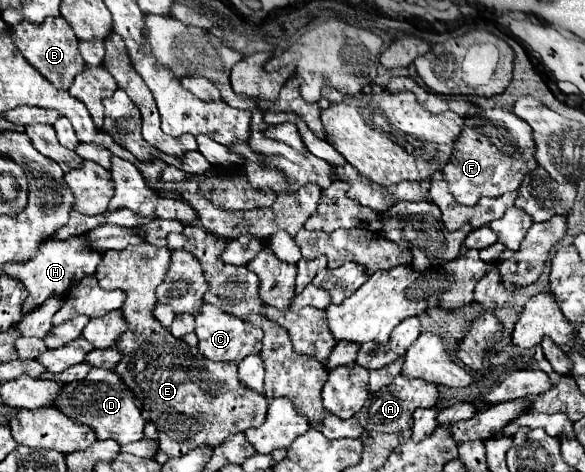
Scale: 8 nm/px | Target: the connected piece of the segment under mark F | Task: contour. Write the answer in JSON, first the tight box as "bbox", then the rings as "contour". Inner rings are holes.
{"bbox":[442,108,538,206],"contour":[[[478,108],[472,116],[464,118],[464,128],[454,142],[450,162],[442,174],[448,182],[450,194],[458,204],[474,206],[480,198],[496,198],[506,192],[514,192],[524,176],[538,166],[534,160],[534,138],[530,126],[510,110],[482,110]]]}

